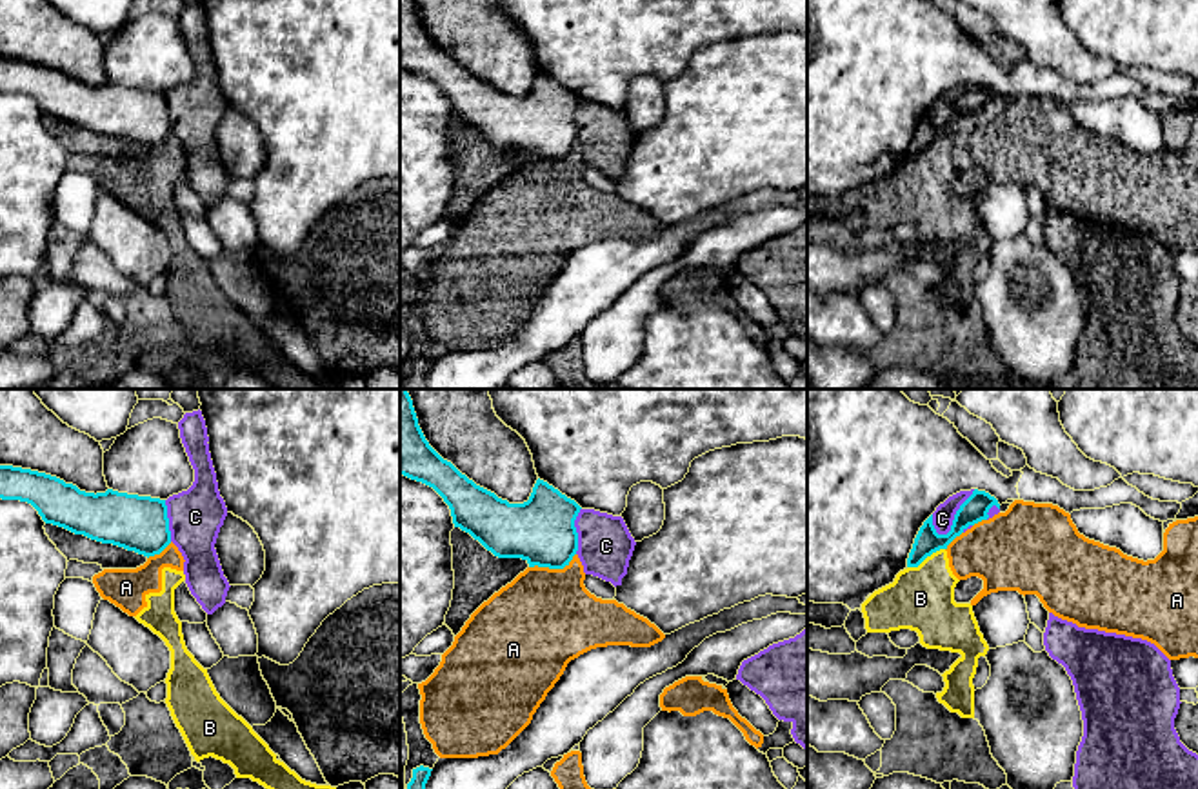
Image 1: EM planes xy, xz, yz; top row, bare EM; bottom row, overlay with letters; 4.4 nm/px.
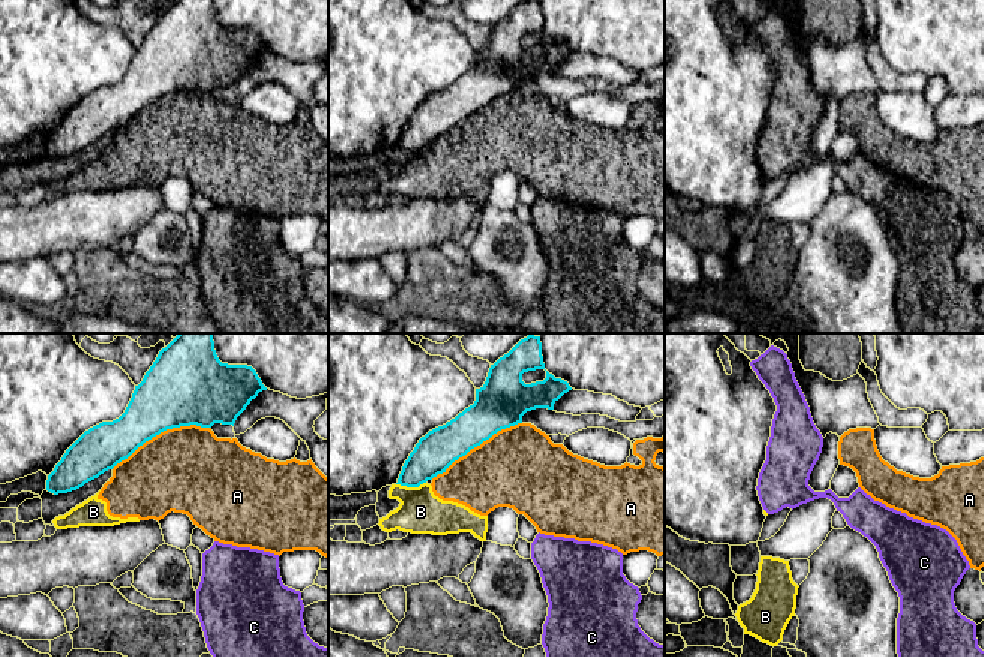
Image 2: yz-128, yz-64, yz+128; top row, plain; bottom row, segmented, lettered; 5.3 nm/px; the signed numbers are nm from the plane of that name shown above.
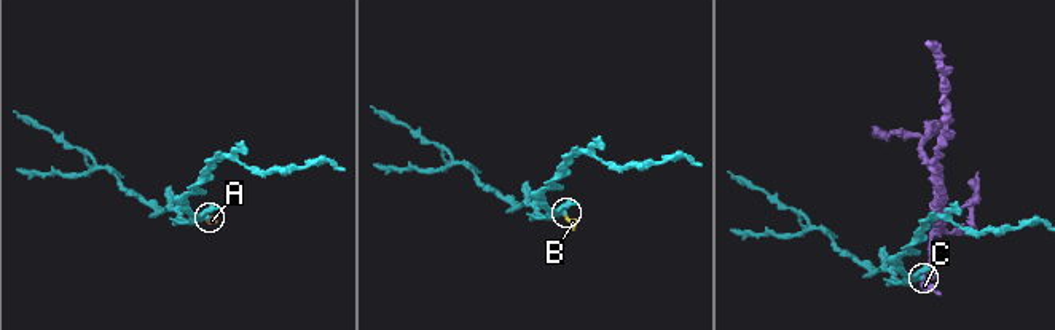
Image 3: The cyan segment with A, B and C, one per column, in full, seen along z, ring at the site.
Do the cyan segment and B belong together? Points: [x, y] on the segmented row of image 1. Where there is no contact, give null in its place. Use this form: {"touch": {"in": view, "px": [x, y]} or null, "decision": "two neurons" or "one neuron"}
{"touch": {"in": "yz", "px": [926, 557]}, "decision": "two neurons"}

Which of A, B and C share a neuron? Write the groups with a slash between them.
A B / C

